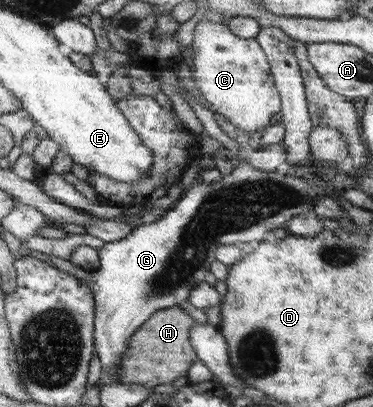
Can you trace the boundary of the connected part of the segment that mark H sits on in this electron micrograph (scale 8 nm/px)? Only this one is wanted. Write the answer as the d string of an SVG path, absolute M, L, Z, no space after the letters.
M179 305L157 311L133 338L129 340L129 350L121 359L121 383L140 384L154 389L160 384L171 384L173 380L186 376L191 364L197 360L197 351L191 343L191 329L197 324Z

